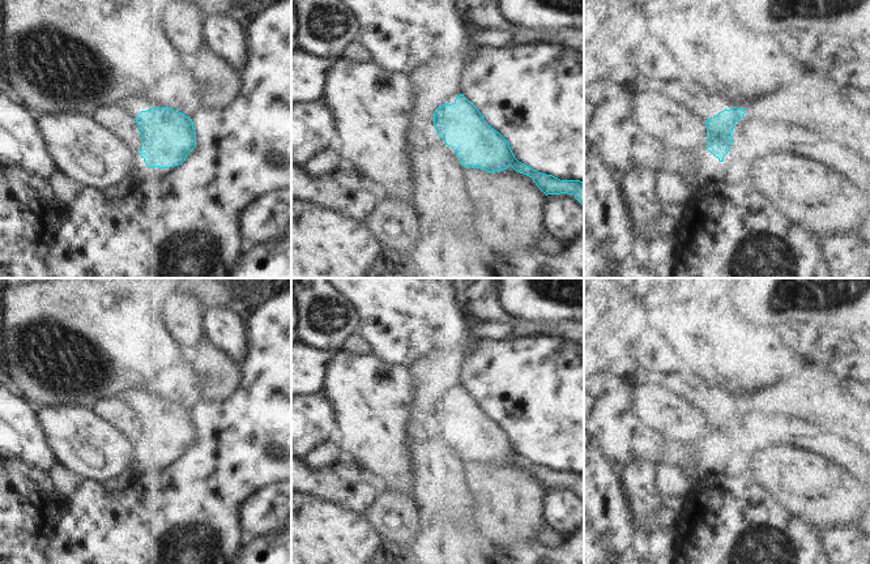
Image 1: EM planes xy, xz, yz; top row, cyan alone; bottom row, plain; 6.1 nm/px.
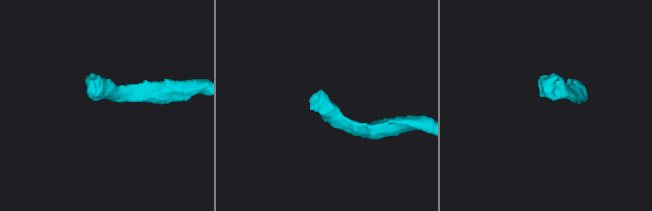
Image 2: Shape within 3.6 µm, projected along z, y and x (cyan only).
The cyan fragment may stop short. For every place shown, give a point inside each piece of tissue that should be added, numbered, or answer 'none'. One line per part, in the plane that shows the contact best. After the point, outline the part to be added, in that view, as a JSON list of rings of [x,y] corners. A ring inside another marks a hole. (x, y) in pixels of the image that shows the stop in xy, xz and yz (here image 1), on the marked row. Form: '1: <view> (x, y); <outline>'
1: yz (696, 95); [[[658,56],[651,57],[651,61],[657,67],[651,76],[664,93],[698,118],[708,120],[724,110],[745,108],[745,102],[728,102],[701,80],[685,80],[662,68]]]

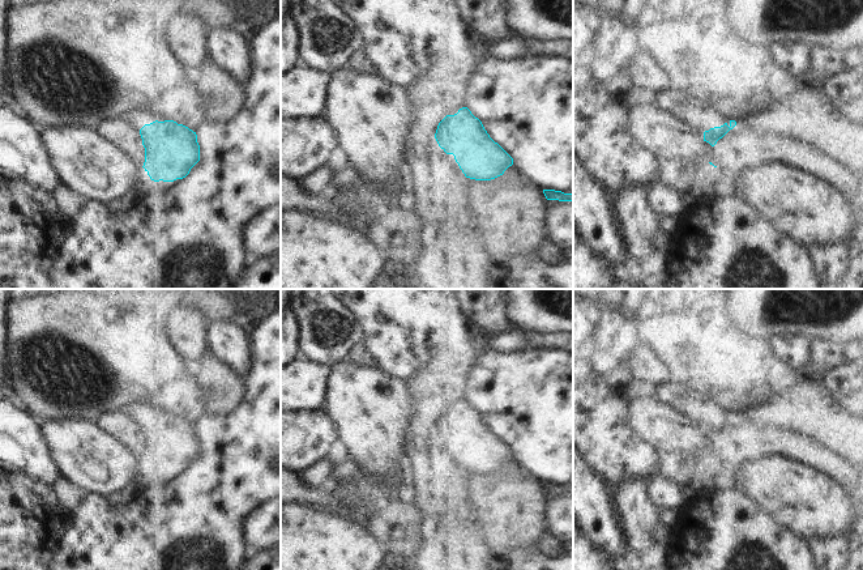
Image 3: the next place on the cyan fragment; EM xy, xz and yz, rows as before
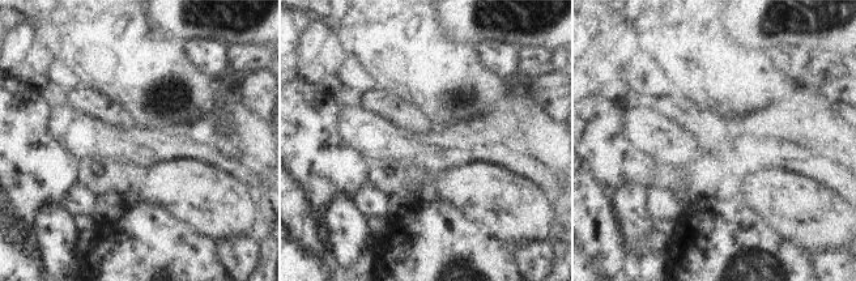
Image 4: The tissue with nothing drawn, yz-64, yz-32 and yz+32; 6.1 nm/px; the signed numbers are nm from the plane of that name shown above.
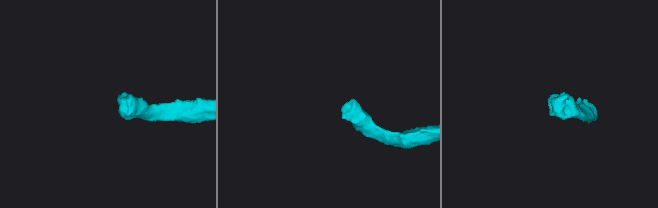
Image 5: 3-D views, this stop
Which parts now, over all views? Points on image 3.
1: xy (137, 118); [[[133,110],[127,114],[125,120],[128,120],[134,128],[141,129],[145,124],[150,124],[155,120],[165,122],[166,119],[163,112]]]

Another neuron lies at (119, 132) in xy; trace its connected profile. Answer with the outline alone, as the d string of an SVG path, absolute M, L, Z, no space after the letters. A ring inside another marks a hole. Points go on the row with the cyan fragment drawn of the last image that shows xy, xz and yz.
M102 118L95 132L115 145L123 154L144 166L145 148L140 129L134 128L128 120L120 118Z

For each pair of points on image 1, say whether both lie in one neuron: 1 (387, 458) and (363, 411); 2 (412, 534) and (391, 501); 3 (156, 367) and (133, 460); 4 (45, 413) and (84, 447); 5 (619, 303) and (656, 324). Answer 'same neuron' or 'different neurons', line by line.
1: same neuron
2: same neuron
3: different neurons
4: same neuron
5: different neurons

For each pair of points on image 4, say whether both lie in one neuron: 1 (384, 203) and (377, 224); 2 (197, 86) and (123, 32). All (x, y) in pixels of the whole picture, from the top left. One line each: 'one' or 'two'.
1: two
2: one

